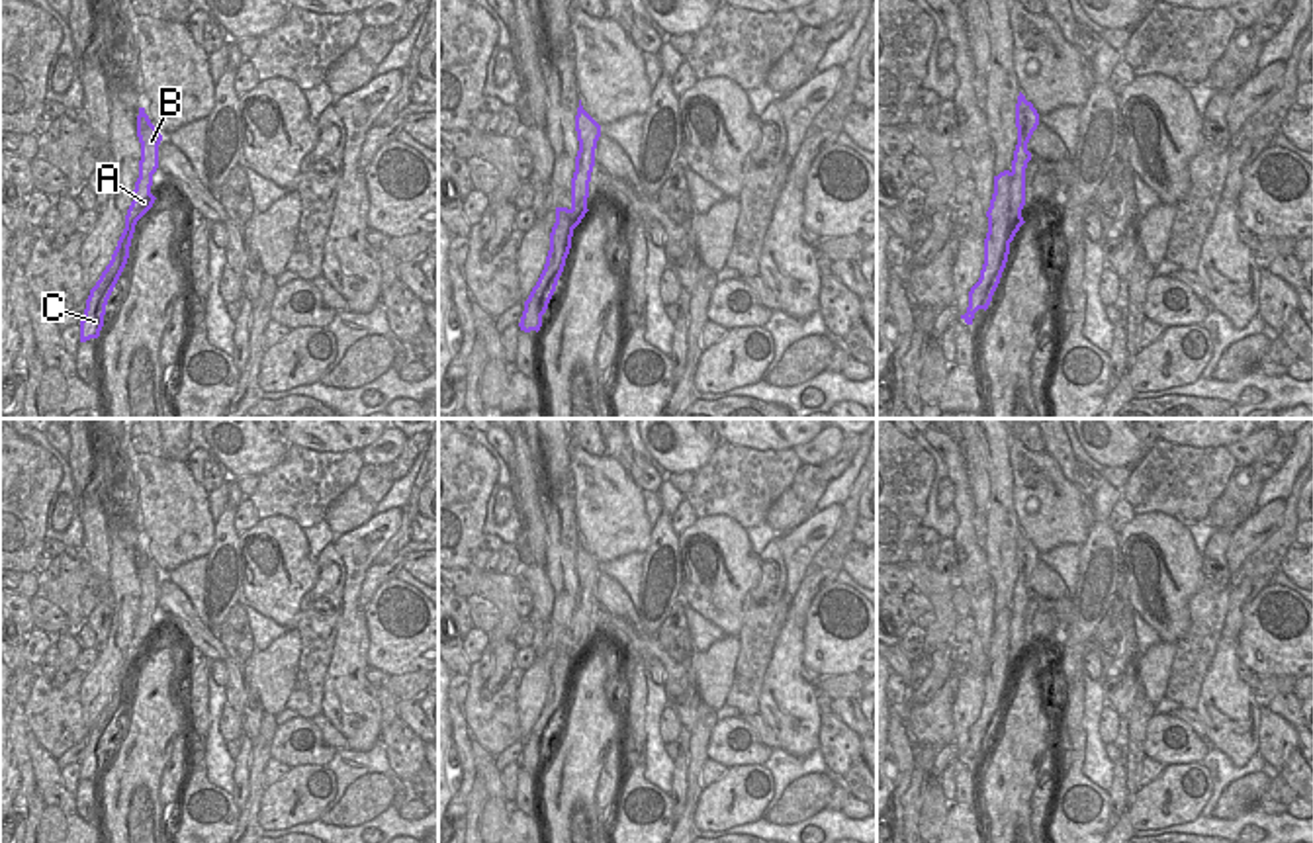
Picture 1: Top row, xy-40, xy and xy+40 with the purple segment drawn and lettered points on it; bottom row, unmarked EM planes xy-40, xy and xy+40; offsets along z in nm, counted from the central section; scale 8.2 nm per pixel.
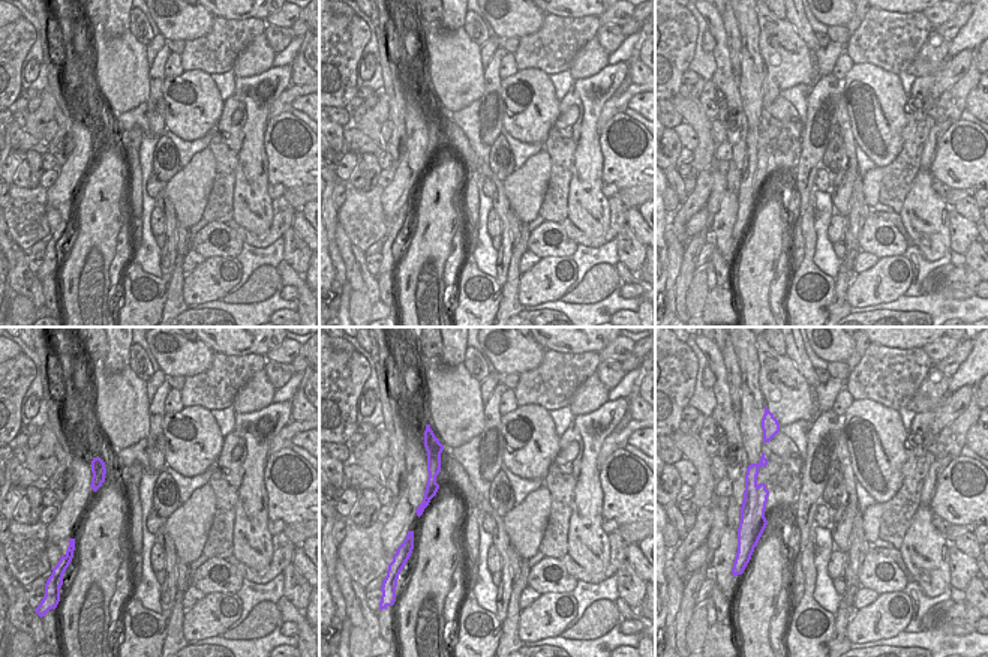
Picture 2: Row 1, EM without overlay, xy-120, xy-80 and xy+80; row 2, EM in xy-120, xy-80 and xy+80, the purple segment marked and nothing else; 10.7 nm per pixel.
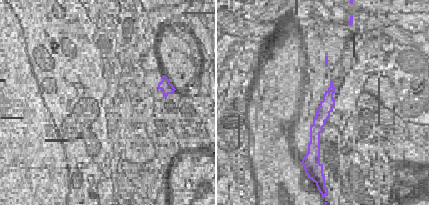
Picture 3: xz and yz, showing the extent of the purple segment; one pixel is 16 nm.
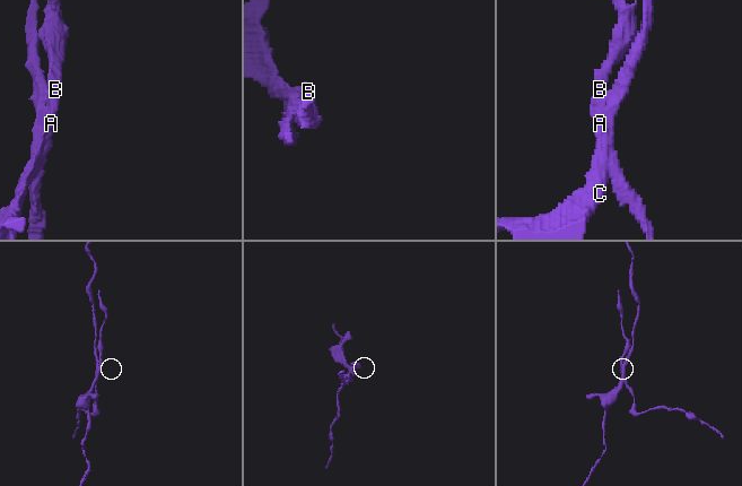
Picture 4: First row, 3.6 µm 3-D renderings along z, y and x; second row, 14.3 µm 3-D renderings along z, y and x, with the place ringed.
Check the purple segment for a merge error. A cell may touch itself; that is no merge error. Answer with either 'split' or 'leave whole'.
split

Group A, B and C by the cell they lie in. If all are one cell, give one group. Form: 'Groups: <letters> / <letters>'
Groups: A B / C.

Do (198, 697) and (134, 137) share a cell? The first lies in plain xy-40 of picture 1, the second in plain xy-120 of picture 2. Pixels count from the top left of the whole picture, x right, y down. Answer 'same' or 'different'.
same

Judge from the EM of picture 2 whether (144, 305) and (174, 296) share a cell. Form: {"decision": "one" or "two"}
{"decision": "two"}

